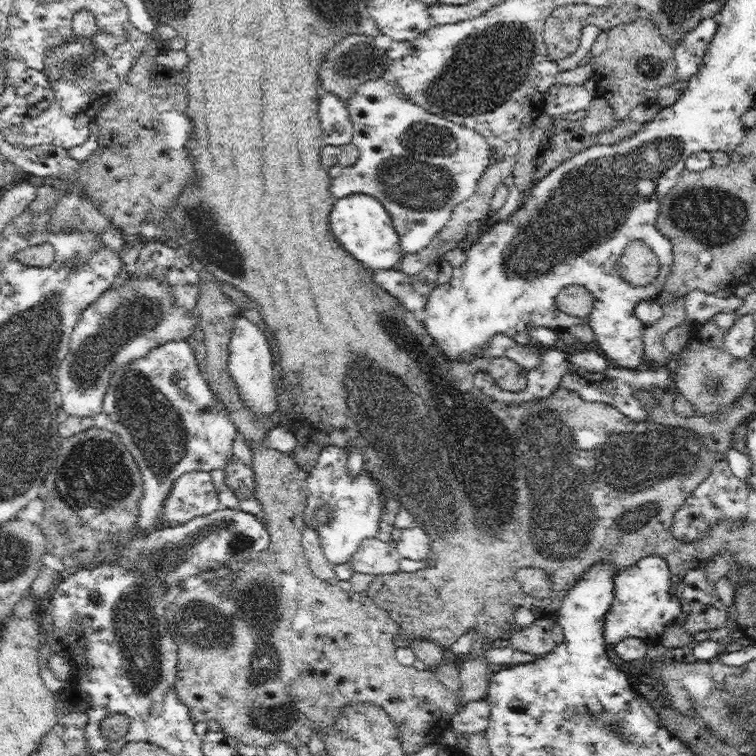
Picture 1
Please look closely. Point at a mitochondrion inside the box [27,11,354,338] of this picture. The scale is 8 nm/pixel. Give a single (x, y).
(212, 243)

